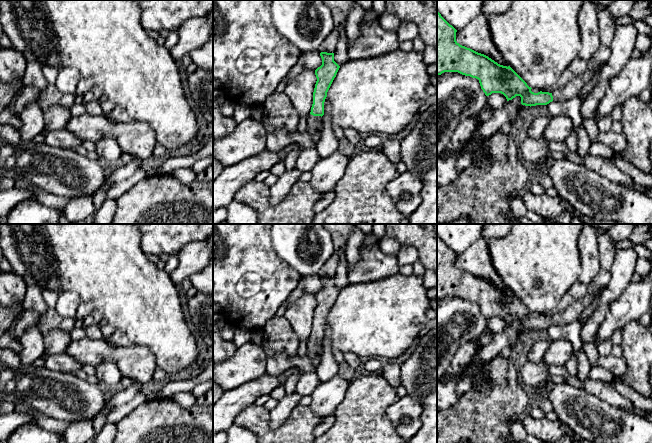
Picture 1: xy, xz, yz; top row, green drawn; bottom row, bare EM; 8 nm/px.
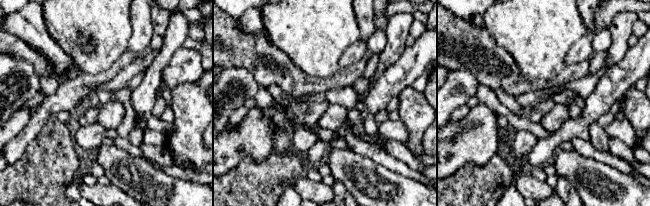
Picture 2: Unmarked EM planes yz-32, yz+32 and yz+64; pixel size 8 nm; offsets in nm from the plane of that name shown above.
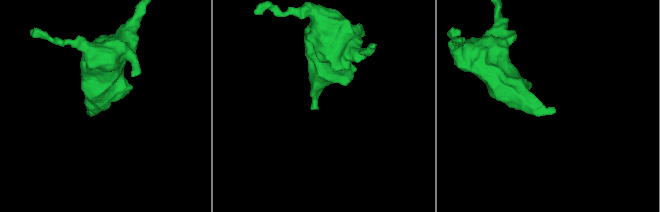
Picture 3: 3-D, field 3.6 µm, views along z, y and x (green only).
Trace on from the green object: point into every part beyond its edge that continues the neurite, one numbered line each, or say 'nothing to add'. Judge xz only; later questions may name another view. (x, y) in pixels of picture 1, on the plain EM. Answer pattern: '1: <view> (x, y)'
1: xz (314, 347)

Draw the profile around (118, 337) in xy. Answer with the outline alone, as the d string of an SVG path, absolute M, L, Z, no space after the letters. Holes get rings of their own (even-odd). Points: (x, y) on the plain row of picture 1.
M116 329L112 336L105 340L110 344L119 345L122 347L128 347L132 345L128 337L119 329Z

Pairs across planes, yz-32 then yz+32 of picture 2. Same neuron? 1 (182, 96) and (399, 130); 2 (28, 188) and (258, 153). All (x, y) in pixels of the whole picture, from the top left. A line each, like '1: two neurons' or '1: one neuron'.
1: two neurons
2: two neurons

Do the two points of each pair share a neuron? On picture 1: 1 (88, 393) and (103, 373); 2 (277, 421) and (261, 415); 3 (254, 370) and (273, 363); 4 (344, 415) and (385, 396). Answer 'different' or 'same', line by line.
1: different
2: different
3: different
4: same

